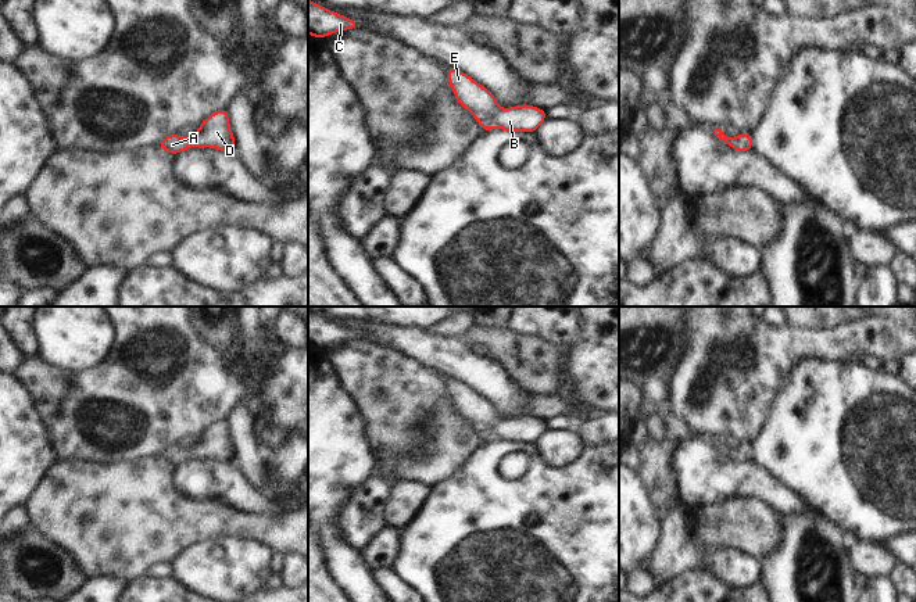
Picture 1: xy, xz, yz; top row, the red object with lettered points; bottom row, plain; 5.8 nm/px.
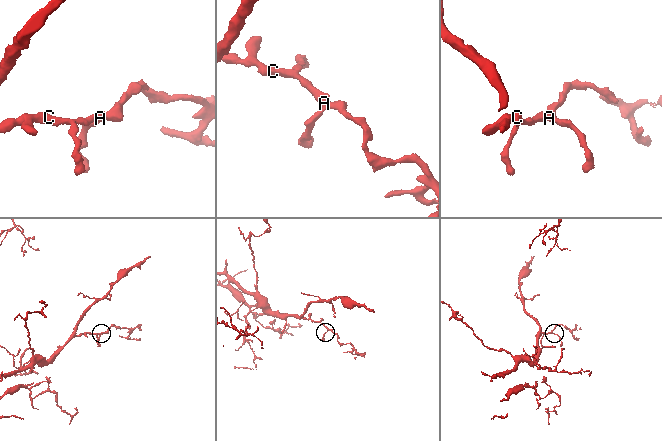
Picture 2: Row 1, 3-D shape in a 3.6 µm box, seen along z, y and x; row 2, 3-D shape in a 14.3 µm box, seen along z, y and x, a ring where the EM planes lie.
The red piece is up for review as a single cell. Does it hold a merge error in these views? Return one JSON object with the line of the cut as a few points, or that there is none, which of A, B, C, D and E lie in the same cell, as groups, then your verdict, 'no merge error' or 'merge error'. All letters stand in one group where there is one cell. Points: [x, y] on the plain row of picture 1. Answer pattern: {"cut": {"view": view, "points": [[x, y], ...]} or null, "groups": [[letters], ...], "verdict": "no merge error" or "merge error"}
{"cut": null, "groups": [["A", "B", "C", "D", "E"]], "verdict": "no merge error"}

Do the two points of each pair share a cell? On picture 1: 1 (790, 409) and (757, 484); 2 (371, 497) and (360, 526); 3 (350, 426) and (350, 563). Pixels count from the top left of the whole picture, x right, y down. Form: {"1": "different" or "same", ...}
{"1": "different", "2": "same", "3": "same"}

